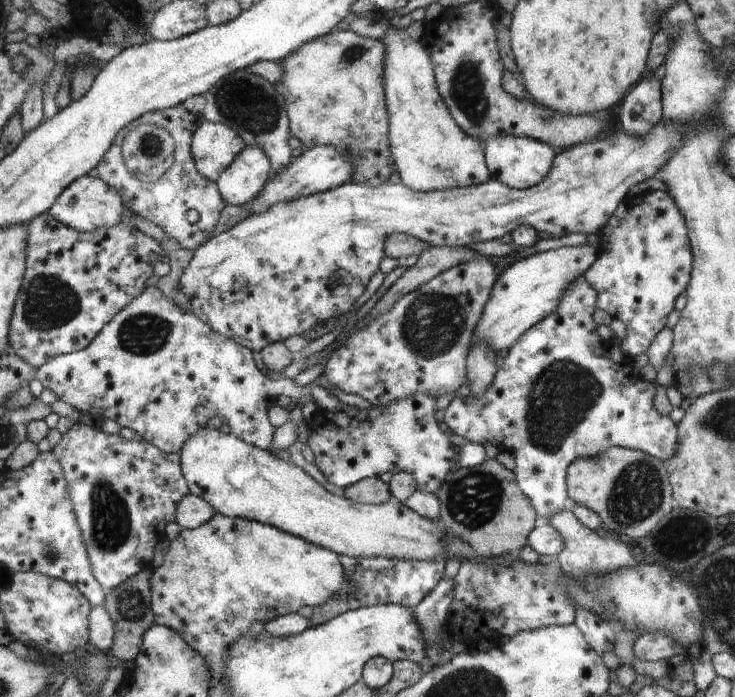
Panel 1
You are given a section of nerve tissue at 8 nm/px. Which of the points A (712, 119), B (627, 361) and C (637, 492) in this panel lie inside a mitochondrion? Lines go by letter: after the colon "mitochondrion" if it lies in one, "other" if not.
A: other
B: other
C: mitochondrion

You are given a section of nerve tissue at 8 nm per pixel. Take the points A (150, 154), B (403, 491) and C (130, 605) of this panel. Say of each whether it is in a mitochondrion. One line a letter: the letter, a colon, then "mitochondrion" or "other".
A: mitochondrion
B: other
C: mitochondrion

